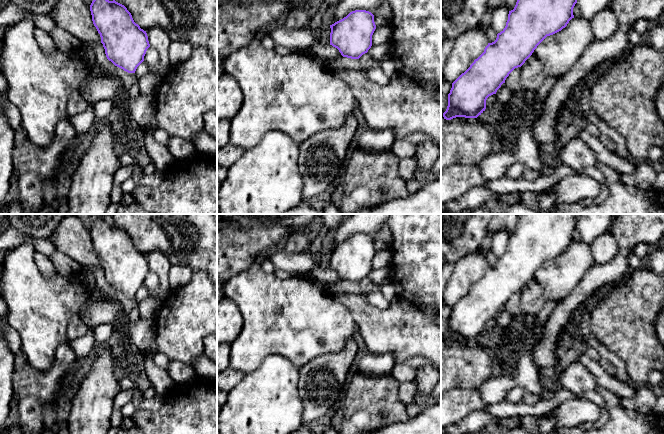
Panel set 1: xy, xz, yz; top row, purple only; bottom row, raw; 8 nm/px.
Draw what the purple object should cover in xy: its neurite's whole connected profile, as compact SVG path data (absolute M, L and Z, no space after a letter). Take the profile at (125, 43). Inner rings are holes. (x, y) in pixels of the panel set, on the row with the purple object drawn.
M93 0L90 11L107 59L128 73L135 73L150 47L146 31L115 0Z

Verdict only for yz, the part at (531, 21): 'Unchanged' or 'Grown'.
Unchanged

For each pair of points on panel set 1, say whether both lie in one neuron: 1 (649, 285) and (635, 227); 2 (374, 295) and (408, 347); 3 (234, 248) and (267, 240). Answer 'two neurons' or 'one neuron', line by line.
1: two neurons
2: two neurons
3: one neuron

